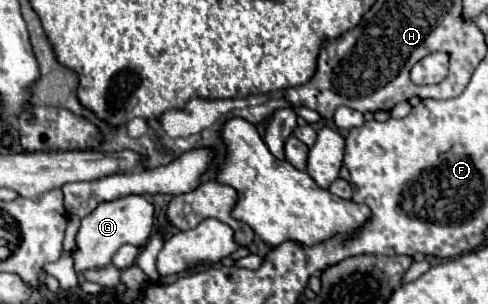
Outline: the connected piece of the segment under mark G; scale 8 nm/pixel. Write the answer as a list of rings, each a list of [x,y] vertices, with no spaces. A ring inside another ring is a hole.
[[[129,194],[117,200],[101,202],[89,216],[81,220],[81,228],[77,234],[77,246],[79,250],[73,254],[75,258],[75,272],[81,274],[91,268],[103,268],[111,262],[113,254],[123,246],[123,244],[133,244],[133,246],[143,246],[151,232],[153,232],[153,220],[155,220],[155,210],[153,204],[145,196]]]

